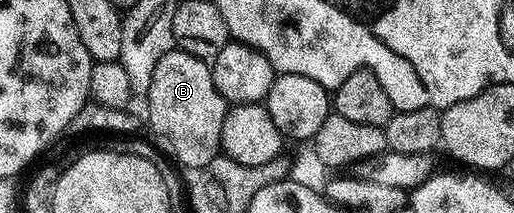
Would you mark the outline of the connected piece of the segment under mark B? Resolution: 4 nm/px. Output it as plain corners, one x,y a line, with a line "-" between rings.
173,50
157,55
153,68
154,74
149,76
150,90
146,97
147,127
152,127
168,143
167,151
172,151
171,155
177,161
180,159
185,169
206,166
206,162
221,155
222,122
229,110
229,105
214,86
209,61

